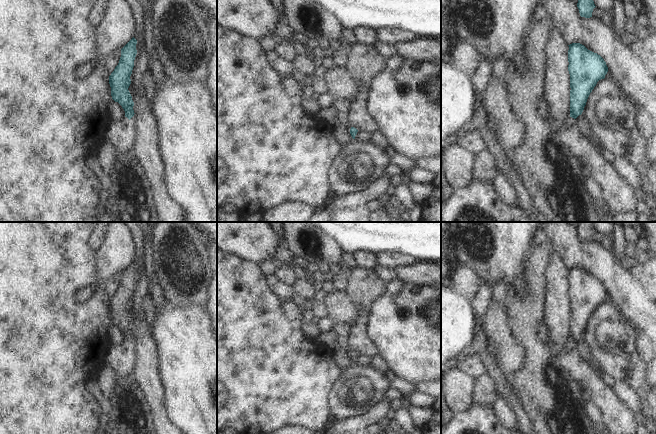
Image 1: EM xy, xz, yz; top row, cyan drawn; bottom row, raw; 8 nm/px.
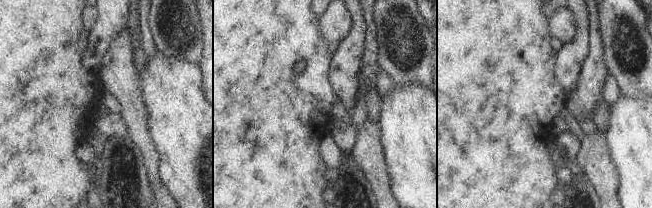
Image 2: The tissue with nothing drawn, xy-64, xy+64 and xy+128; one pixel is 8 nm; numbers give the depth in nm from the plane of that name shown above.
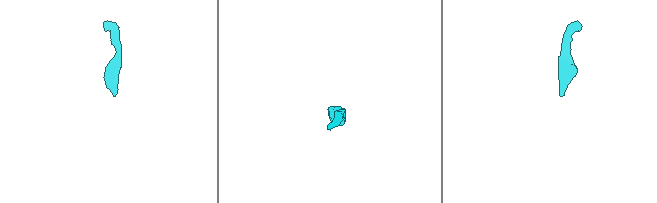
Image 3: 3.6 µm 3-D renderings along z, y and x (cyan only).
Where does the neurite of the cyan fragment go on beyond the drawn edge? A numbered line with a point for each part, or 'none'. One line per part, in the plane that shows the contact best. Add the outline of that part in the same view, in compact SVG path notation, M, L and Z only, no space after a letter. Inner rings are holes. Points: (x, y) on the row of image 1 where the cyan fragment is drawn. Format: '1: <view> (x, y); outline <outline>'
1: yz (618, 194); outline M566 118L558 134L582 167L588 168L599 183L604 200L613 214L636 212L638 200L635 190L617 173L613 164L604 159L588 138L582 135L576 119Z

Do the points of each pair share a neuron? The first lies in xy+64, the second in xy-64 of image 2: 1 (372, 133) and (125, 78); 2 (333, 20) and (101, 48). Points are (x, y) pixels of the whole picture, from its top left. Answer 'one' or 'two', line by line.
1: one
2: one

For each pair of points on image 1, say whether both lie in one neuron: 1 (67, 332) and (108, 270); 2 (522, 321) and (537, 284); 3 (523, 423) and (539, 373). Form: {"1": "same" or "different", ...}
{"1": "different", "2": "same", "3": "different"}

